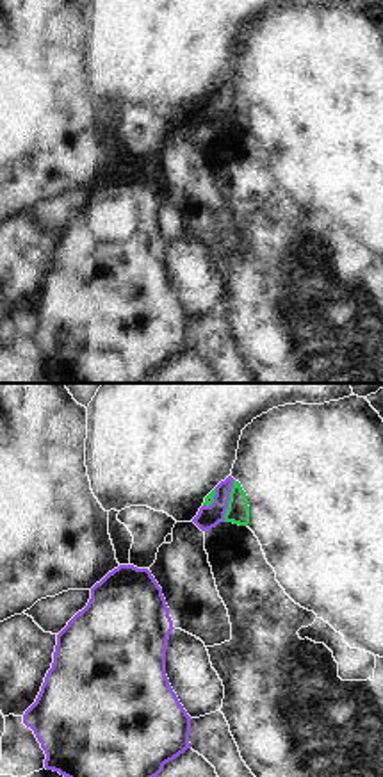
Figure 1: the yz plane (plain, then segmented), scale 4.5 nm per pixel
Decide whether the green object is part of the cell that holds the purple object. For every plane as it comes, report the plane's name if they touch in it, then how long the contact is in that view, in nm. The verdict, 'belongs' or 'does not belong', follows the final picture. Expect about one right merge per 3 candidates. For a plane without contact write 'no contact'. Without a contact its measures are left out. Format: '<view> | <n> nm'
yz | 200 nm

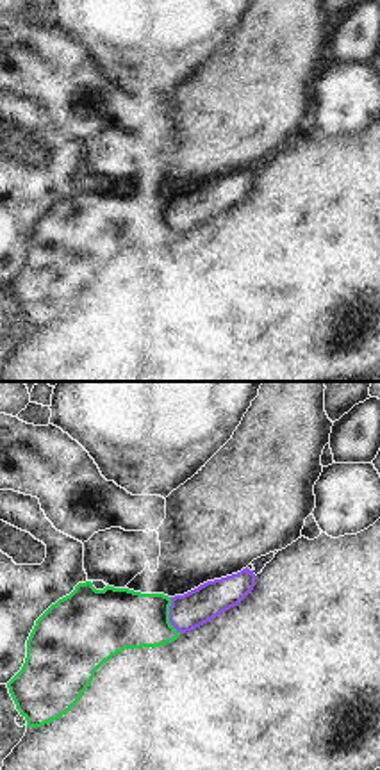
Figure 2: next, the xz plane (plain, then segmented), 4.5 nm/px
xz | 180 nm

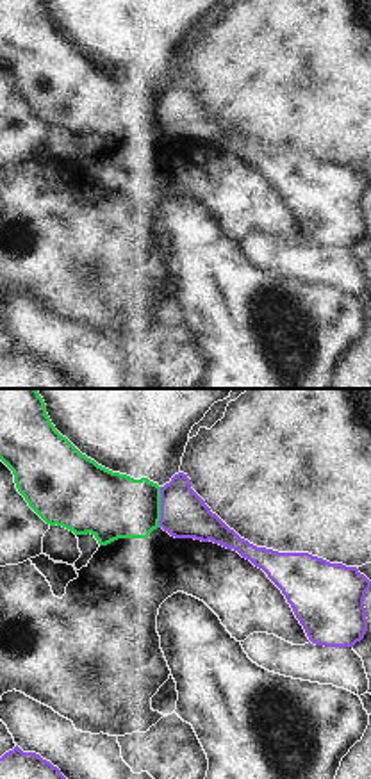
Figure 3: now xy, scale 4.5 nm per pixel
xy | 180 nm

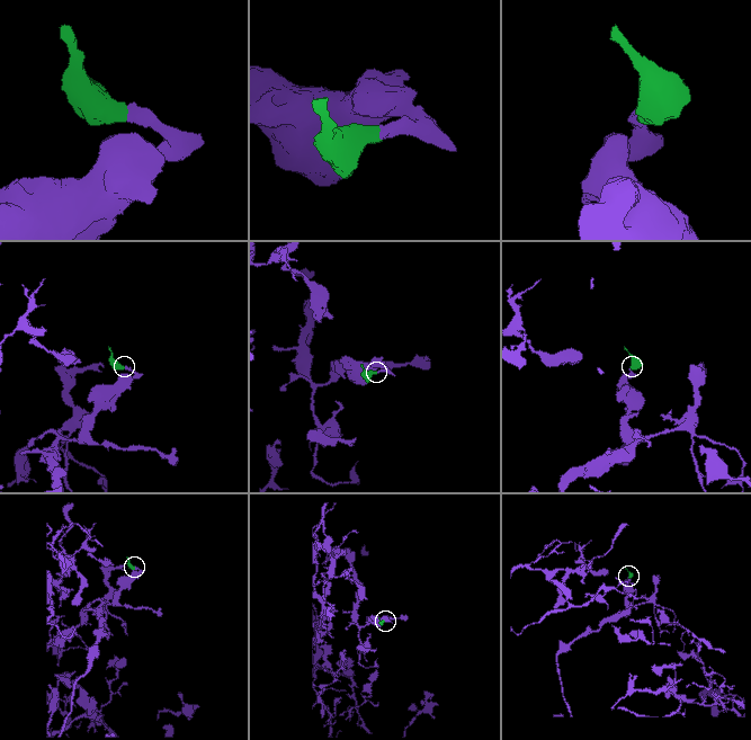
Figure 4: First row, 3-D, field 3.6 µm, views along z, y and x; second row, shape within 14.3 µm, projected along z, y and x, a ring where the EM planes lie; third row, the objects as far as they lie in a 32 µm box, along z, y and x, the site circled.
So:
does not belong

